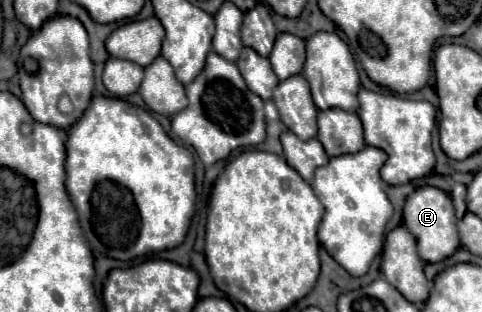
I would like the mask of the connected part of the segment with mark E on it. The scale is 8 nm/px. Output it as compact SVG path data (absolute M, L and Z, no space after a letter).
M424 185L424 187L418 187L412 195L408 195L406 205L404 205L404 227L416 237L418 255L426 263L444 261L460 247L452 199L448 193L444 193L438 187Z

